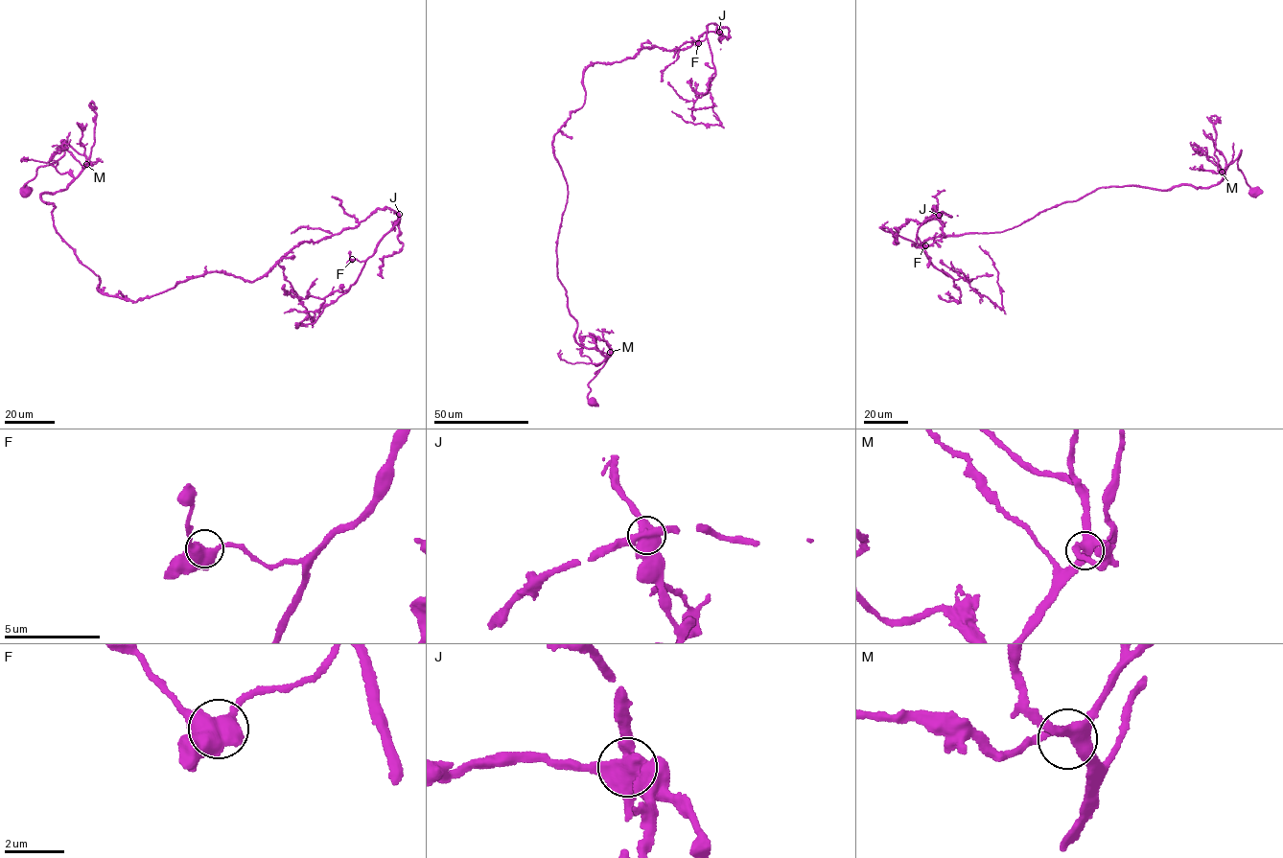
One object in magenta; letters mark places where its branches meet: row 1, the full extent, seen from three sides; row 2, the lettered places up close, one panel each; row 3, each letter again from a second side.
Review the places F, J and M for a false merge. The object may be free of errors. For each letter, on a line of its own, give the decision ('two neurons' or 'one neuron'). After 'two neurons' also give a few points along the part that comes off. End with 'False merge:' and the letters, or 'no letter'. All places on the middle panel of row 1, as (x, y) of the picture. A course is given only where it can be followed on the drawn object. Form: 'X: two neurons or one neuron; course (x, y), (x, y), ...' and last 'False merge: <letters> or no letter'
F: one neuron
J: two neurons; course (718, 32), (716, 24), (707, 27), (715, 72), (709, 91), (720, 125), (688, 122), (671, 111)
M: one neuron
False merge: J

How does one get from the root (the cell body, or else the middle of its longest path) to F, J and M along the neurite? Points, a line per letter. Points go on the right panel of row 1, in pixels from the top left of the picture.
F: (1255, 193), (1240, 151), (1208, 188), (1102, 187), (916, 247), (882, 228), (898, 243), (935, 206), (925, 245)
J: (1255, 193), (1240, 151), (1208, 188), (1102, 187), (916, 247), (882, 228), (897, 244), (938, 215)
M: (1255, 193), (1238, 168), (1241, 151), (1222, 172)

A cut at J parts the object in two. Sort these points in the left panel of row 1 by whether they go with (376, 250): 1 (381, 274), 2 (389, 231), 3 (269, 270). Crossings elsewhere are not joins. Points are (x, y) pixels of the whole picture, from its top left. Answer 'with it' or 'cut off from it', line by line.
1: cut off from it
2: with it
3: cut off from it

